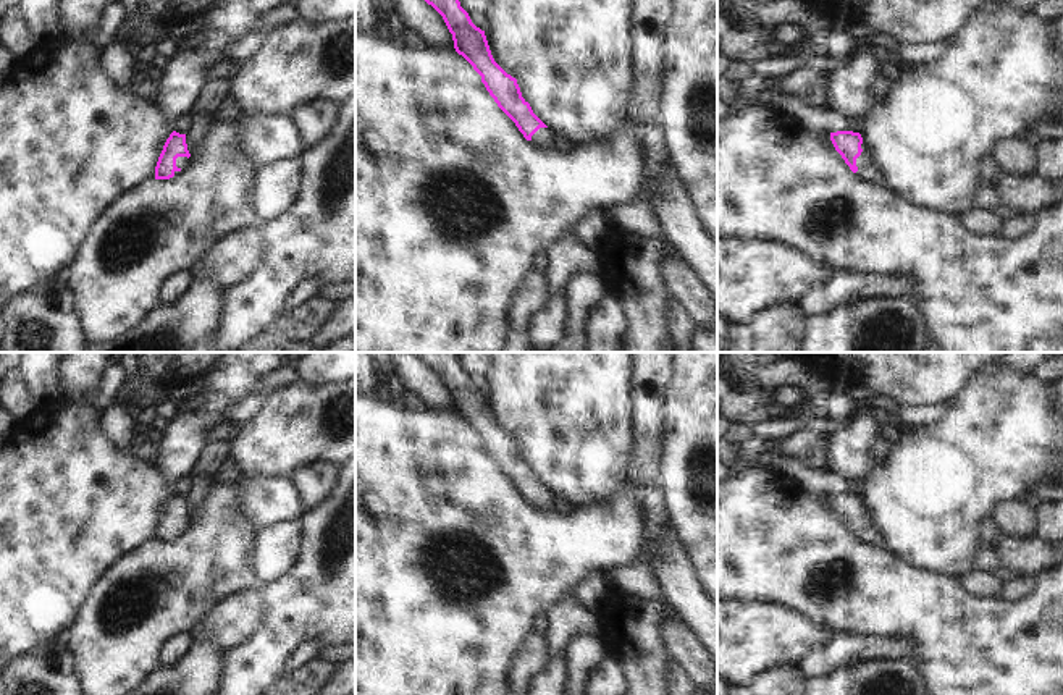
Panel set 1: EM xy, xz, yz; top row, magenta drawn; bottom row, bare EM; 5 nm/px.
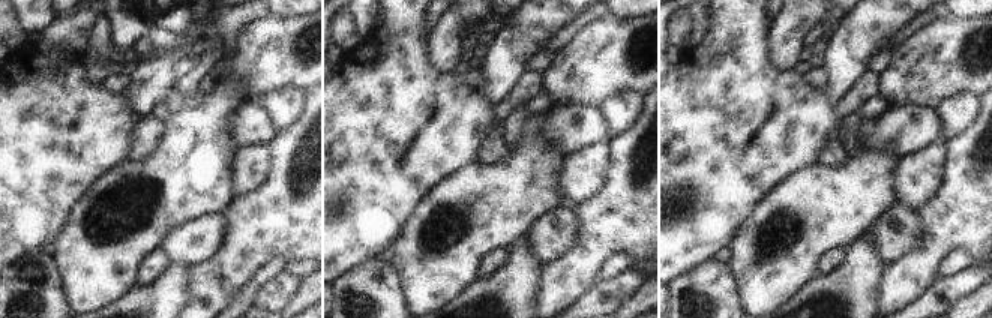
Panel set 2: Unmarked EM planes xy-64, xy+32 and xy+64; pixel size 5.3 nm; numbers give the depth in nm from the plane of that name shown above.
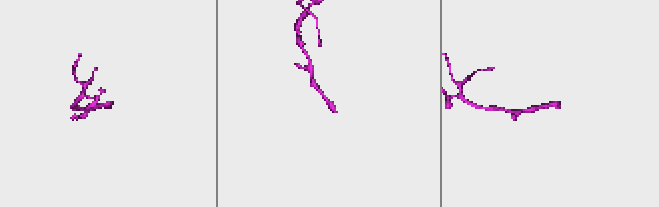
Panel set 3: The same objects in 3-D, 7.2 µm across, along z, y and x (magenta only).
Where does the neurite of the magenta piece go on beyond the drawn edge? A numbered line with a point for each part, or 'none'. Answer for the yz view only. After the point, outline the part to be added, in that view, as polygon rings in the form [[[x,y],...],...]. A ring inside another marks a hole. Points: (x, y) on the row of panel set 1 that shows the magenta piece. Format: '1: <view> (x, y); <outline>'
1: yz (866, 170); [[[861,152],[861,155],[856,158],[856,166],[858,166],[856,173],[864,183],[885,186],[882,173],[876,168],[868,152]]]

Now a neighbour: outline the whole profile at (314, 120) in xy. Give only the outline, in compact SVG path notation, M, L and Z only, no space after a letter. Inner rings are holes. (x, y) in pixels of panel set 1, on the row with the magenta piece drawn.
M317 100L302 103L289 116L299 131L304 149L310 149L331 131L338 118L338 105Z

